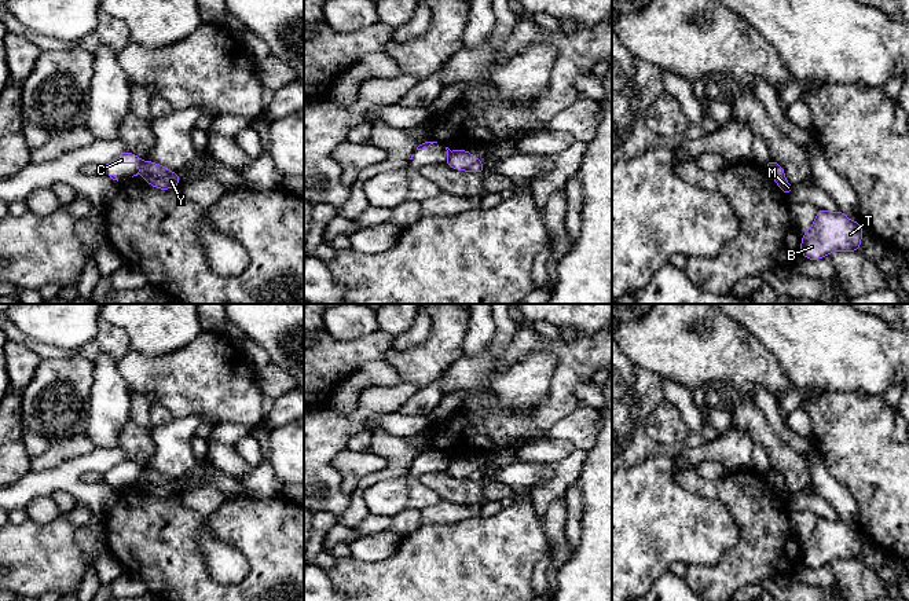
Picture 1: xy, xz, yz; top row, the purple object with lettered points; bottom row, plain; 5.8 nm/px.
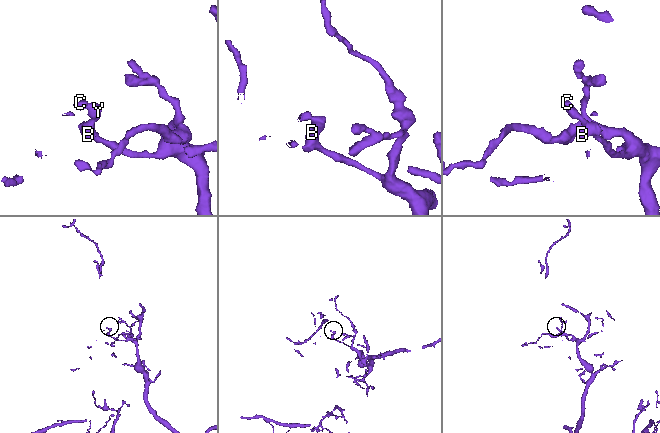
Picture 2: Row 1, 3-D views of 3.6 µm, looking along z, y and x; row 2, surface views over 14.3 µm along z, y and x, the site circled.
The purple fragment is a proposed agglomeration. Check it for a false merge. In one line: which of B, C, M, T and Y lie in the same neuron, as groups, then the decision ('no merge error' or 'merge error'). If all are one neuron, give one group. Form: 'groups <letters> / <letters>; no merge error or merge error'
groups B M T Y / C; merge error

